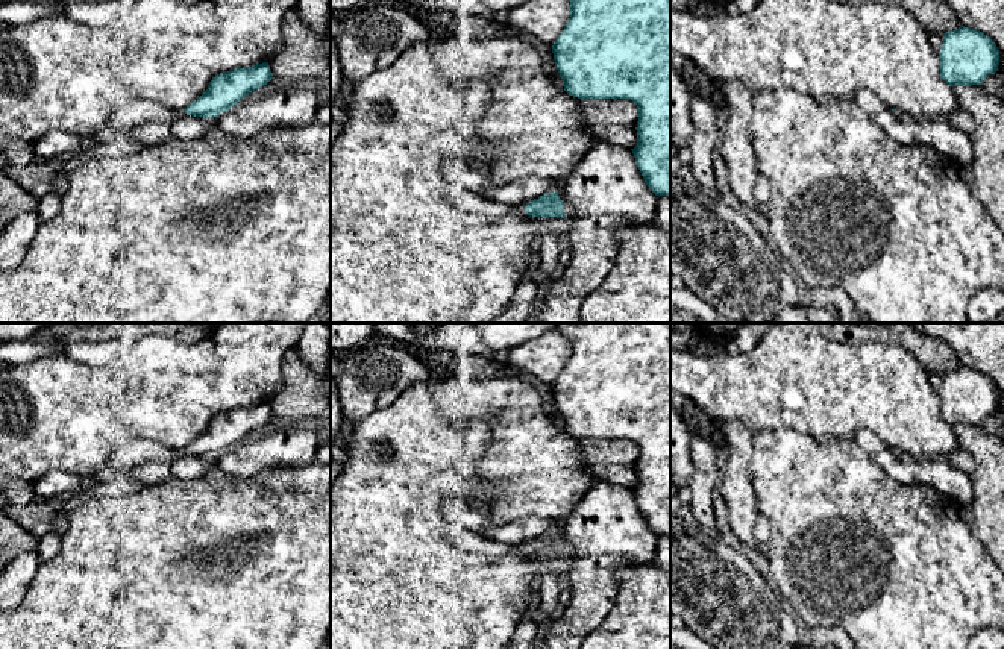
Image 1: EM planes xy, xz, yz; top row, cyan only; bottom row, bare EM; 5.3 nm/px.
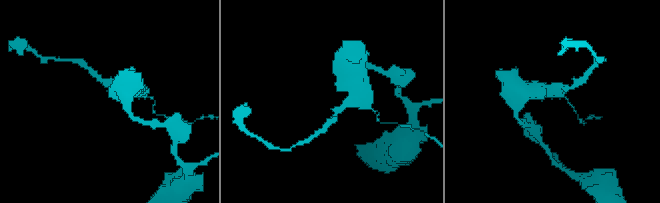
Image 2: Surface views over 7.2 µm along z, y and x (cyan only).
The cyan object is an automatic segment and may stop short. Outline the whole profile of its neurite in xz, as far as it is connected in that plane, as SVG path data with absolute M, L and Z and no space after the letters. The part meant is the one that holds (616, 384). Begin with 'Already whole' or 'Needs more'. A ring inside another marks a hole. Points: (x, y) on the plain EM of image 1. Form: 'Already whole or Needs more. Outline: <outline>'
Already whole. Outline: M557 323L557 329L570 341L570 358L552 385L554 400L563 419L564 431L581 440L628 438L638 447L637 485L632 490L635 503L655 535L670 537L670 323Z

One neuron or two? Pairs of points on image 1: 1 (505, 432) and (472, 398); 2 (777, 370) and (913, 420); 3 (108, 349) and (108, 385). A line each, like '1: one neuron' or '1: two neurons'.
1: two neurons
2: one neuron
3: two neurons

